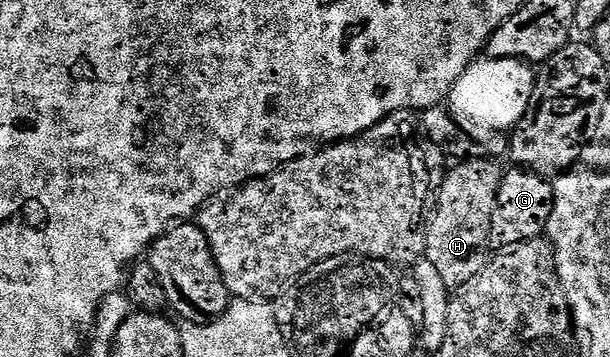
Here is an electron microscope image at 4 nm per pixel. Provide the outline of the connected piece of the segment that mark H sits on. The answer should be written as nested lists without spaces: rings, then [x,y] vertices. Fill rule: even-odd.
[[[502,159],[461,160],[447,173],[442,188],[441,183],[437,188],[432,210],[424,223],[426,236],[424,259],[440,273],[446,287],[451,289],[465,287],[468,281],[472,281],[481,273],[488,262],[486,251],[488,252],[490,247],[492,209],[496,209],[496,193],[500,189],[500,181],[504,174],[502,165],[504,165]]]

